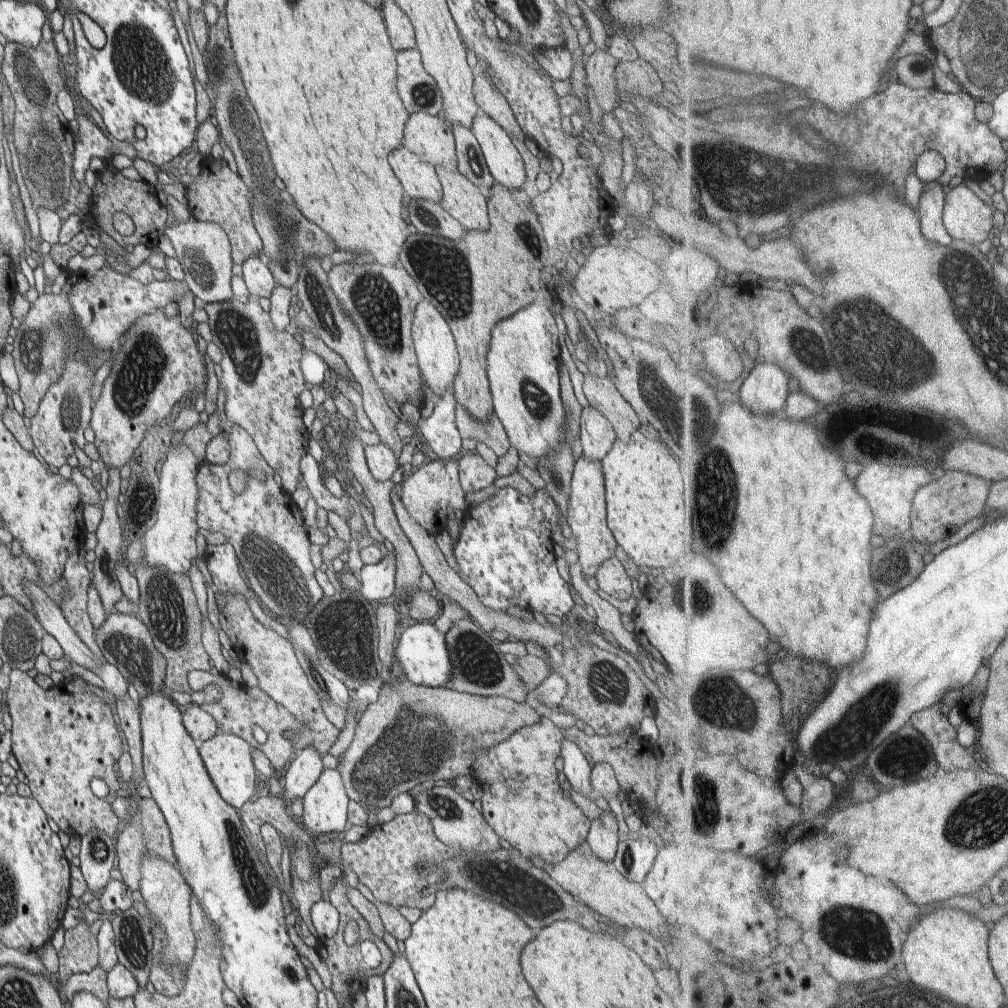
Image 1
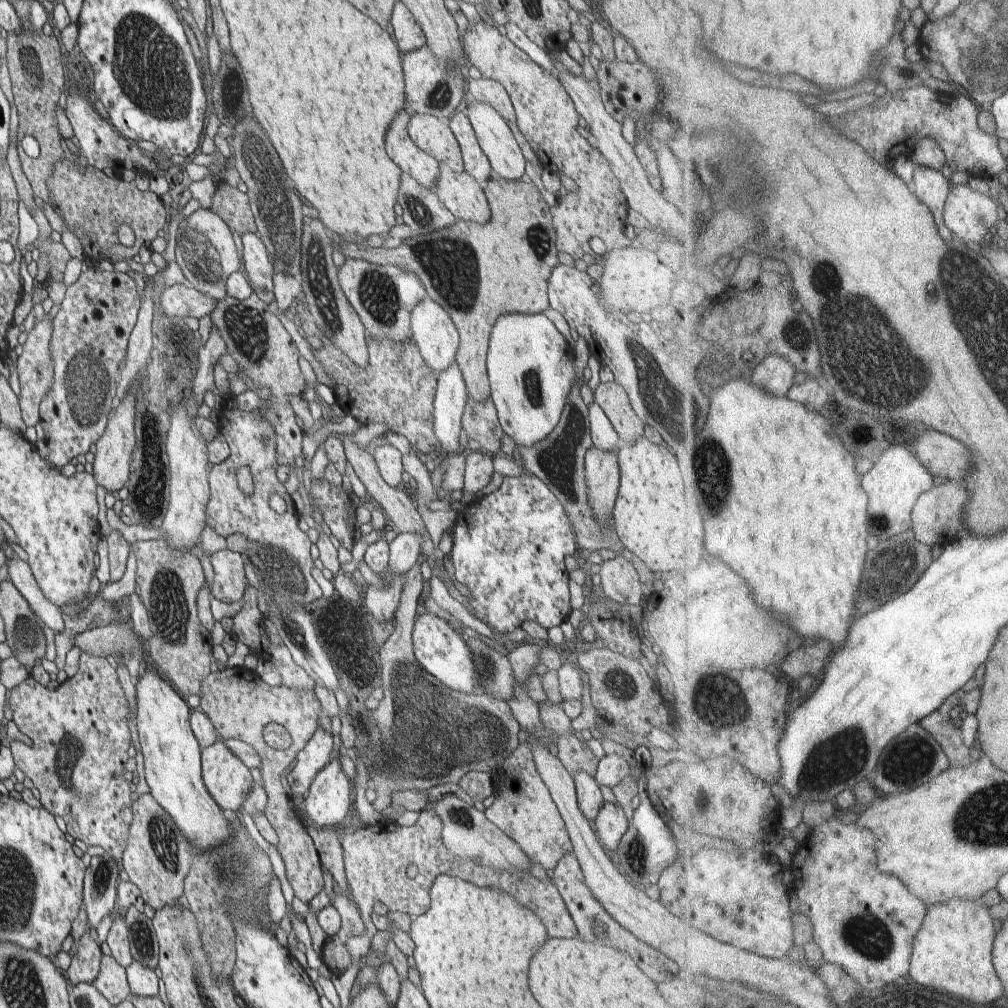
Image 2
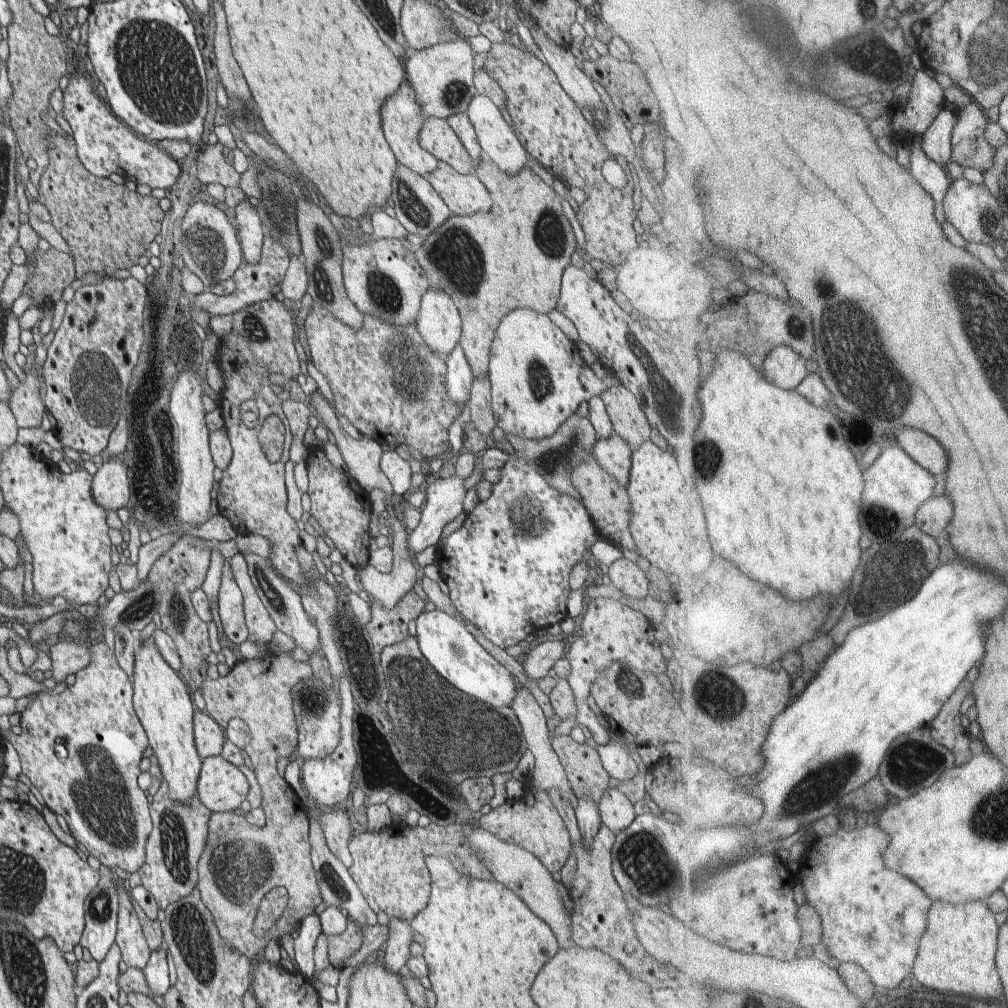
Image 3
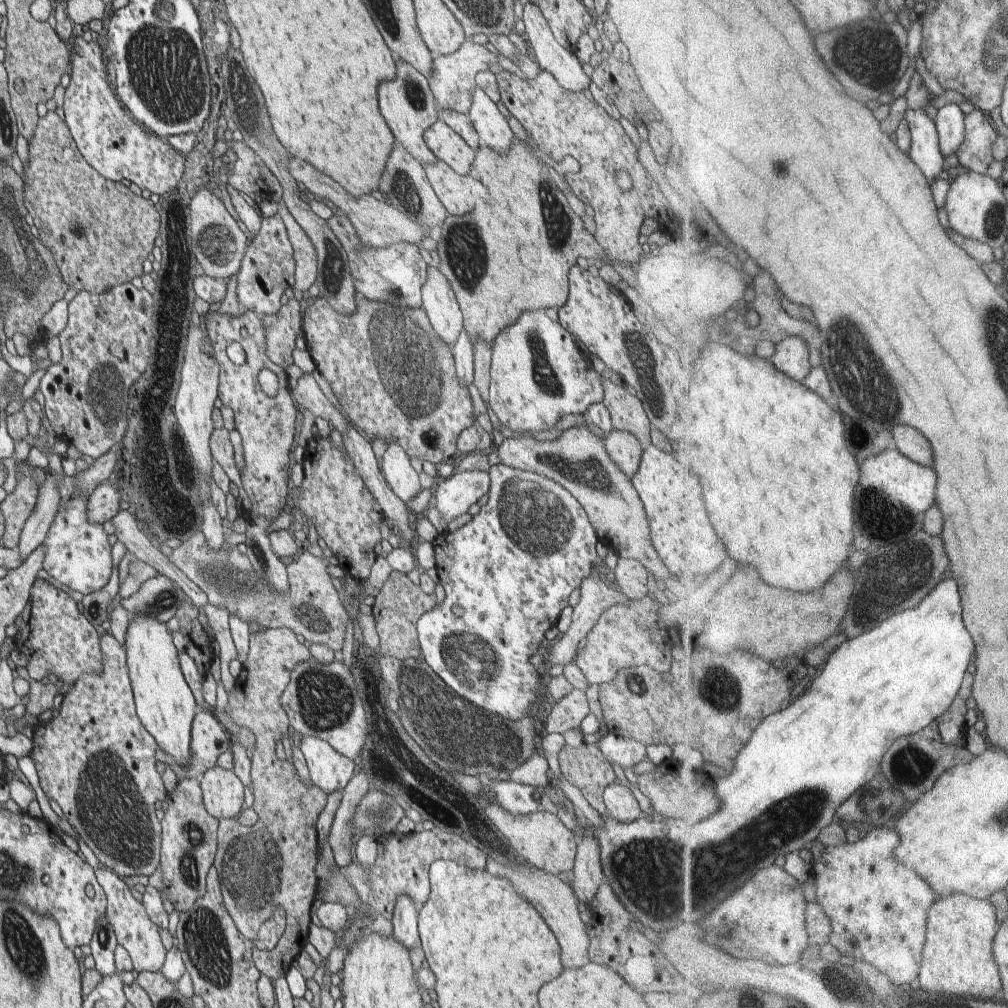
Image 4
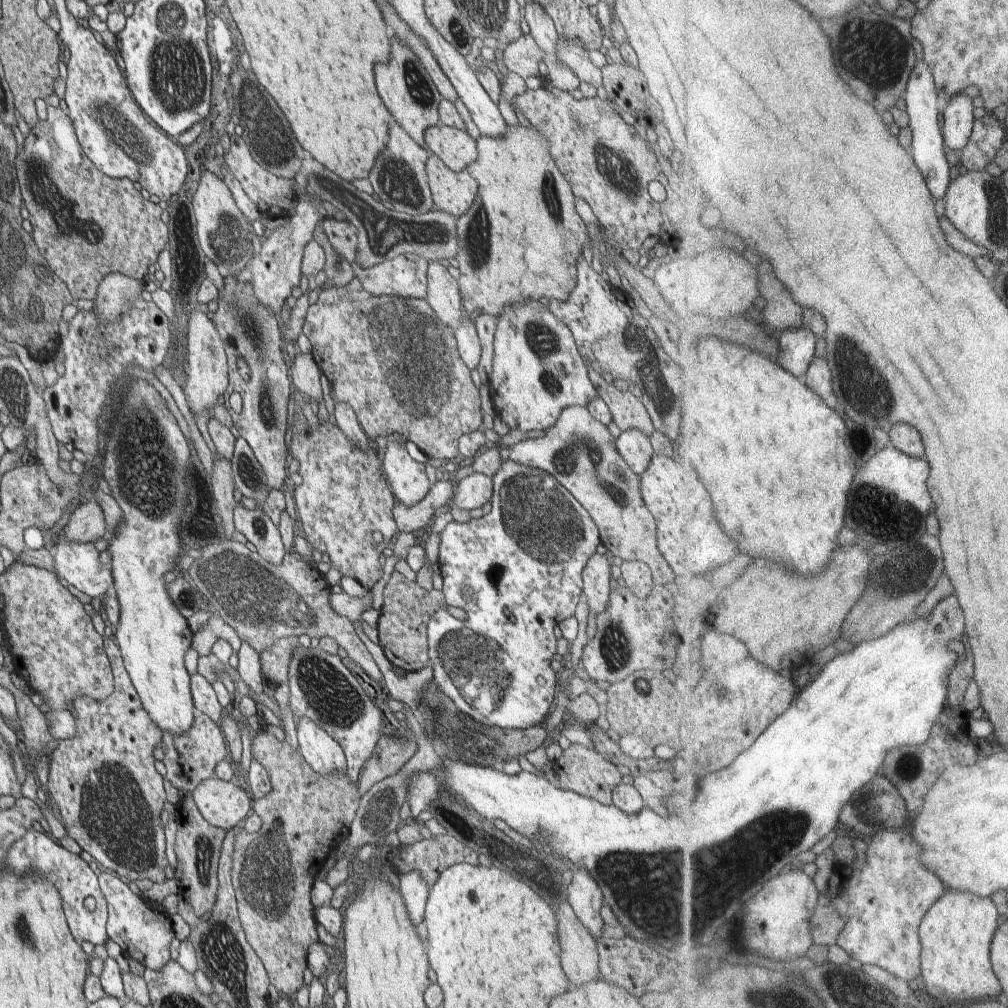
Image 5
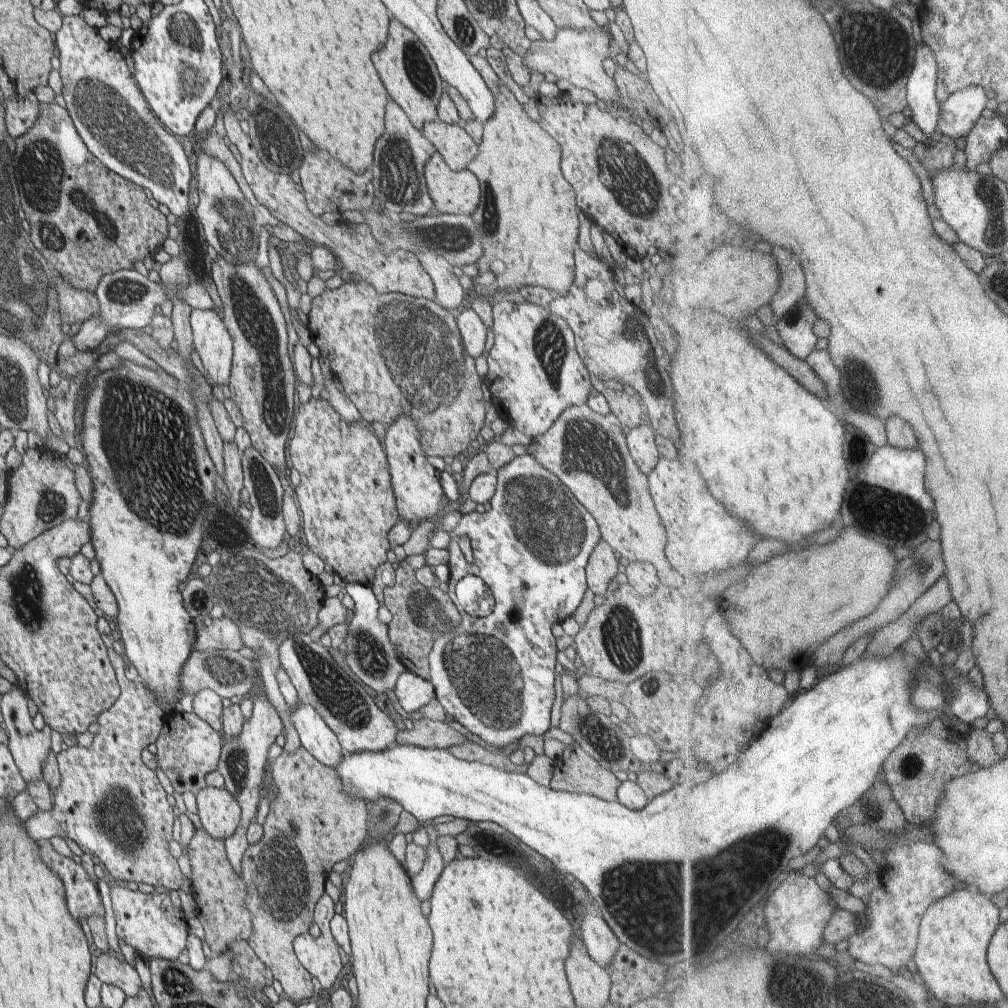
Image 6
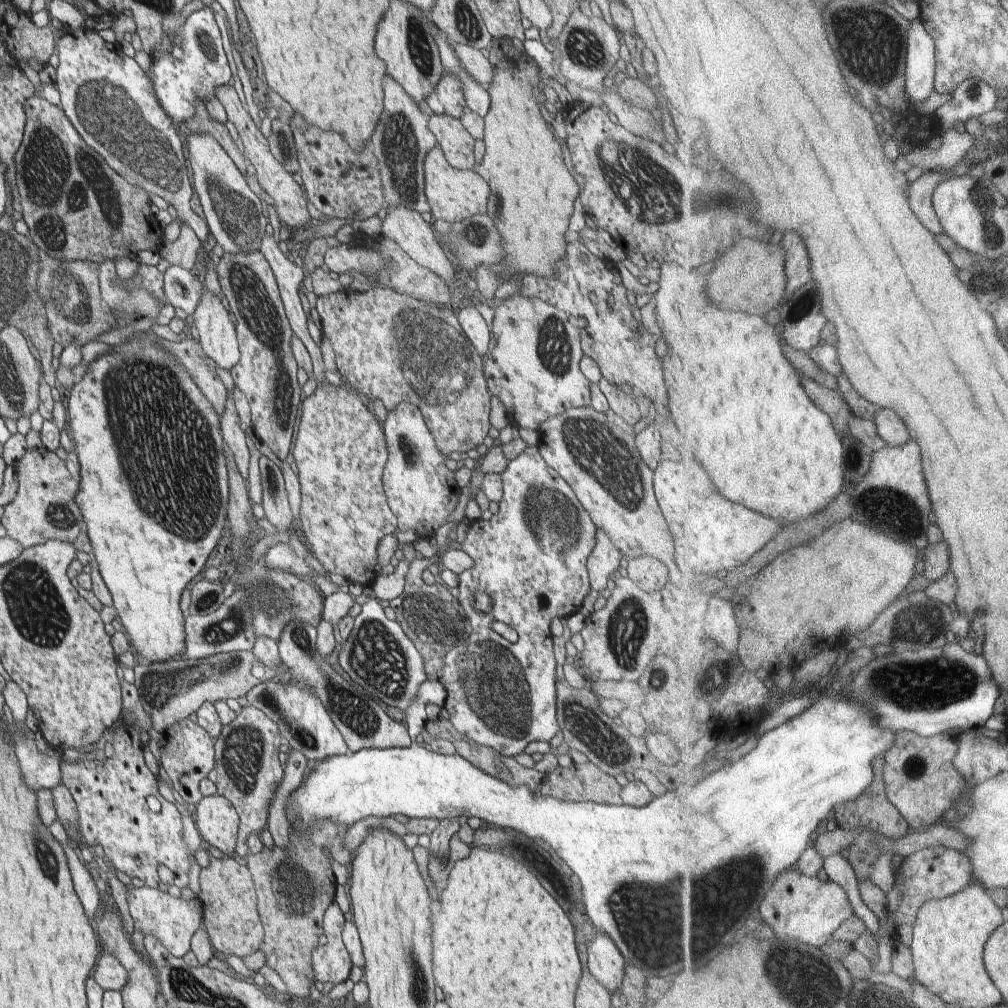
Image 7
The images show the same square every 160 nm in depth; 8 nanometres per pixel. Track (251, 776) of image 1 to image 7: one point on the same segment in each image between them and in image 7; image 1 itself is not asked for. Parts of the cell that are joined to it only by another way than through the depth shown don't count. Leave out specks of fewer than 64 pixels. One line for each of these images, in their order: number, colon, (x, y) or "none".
2: (227, 779)
3: (222, 787)
4: (223, 792)
5: (223, 804)
6: (220, 814)
7: (217, 822)

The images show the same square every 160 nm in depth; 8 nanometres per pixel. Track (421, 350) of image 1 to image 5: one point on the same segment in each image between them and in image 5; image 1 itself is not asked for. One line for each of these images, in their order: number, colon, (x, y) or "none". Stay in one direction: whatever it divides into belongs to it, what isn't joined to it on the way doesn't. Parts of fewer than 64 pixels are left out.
2: (434, 333)
3: (439, 322)
4: (440, 304)
5: (443, 294)

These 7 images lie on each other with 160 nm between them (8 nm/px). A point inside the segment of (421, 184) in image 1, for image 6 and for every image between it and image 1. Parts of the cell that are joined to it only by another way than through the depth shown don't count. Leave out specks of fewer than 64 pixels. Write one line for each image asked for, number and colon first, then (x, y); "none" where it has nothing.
2: (423, 168)
3: (403, 118)
4: (407, 103)
5: (411, 96)
6: (404, 64)

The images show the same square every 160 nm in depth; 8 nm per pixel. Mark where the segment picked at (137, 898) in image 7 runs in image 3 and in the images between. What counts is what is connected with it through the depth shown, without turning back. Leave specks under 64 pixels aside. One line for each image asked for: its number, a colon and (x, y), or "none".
3: (131, 939)
4: (135, 931)
5: (144, 931)
6: (149, 923)

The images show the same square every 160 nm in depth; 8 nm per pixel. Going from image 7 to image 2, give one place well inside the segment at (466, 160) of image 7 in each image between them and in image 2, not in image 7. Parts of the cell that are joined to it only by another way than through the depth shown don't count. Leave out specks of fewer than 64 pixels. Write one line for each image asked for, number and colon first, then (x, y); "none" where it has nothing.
2: (433, 135)
3: (437, 137)
4: (448, 146)
5: (454, 147)
6: (452, 141)

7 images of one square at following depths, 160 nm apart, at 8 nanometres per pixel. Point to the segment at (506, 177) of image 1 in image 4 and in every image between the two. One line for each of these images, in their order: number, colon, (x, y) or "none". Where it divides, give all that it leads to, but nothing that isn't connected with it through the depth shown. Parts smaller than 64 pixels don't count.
2: (495, 138)
3: (498, 141)
4: (493, 130)

